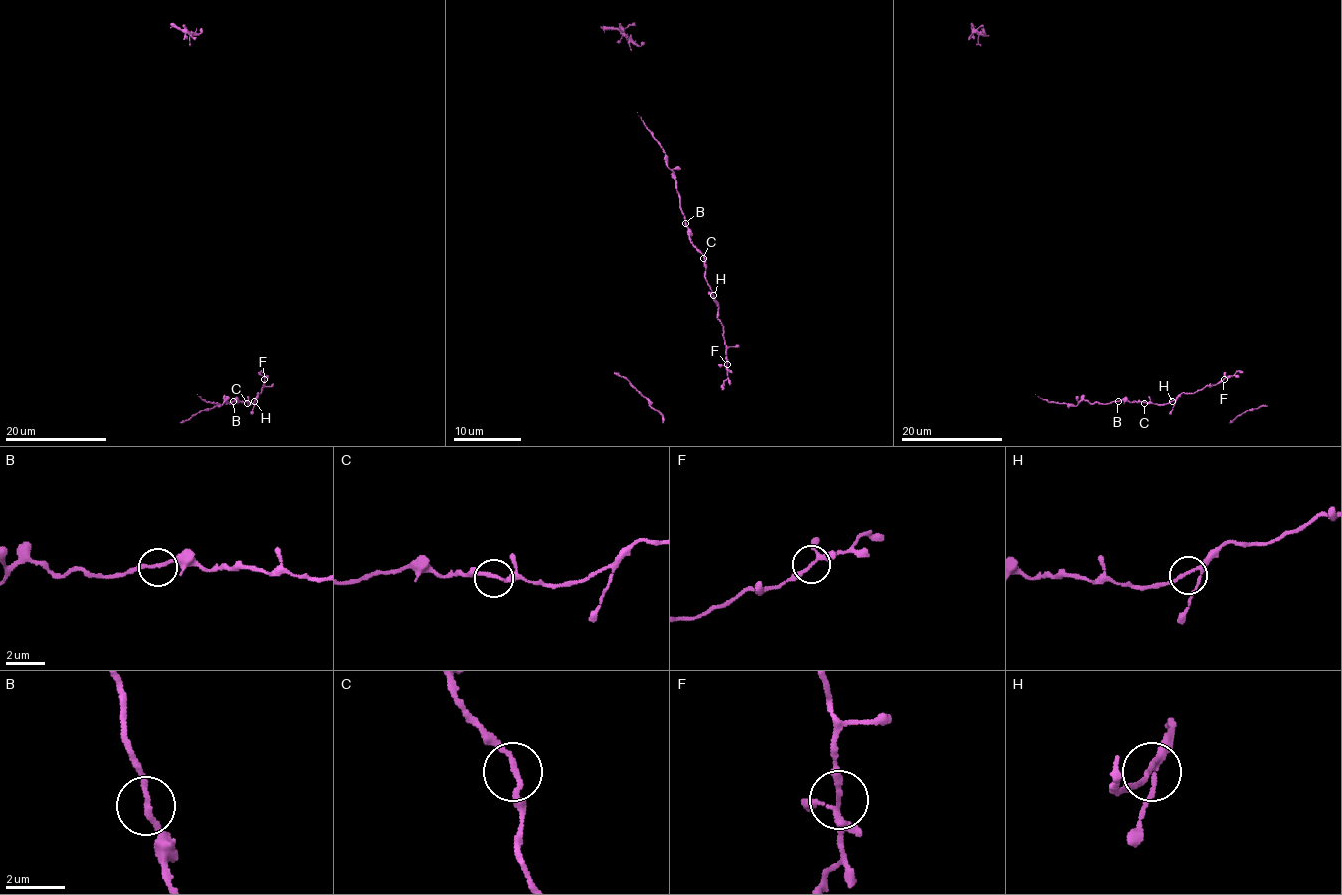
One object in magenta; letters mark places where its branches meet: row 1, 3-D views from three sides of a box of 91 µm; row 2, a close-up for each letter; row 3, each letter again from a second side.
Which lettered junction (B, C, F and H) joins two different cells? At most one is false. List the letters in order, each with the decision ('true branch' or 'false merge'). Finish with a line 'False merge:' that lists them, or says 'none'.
B: true branch
C: true branch
F: false merge
H: true branch
False merge: F

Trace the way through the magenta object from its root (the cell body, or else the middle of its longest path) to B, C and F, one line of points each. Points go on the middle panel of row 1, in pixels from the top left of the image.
B: (637, 113), (663, 150), (664, 162), (675, 175), (675, 189), (680, 195), (685, 223)
C: (637, 113), (663, 150), (664, 162), (675, 175), (675, 189), (680, 195), (680, 209), (690, 243), (703, 258)
F: (637, 113), (675, 175), (690, 243), (703, 256), (705, 280), (719, 307), (717, 319), (724, 331), (727, 365)

